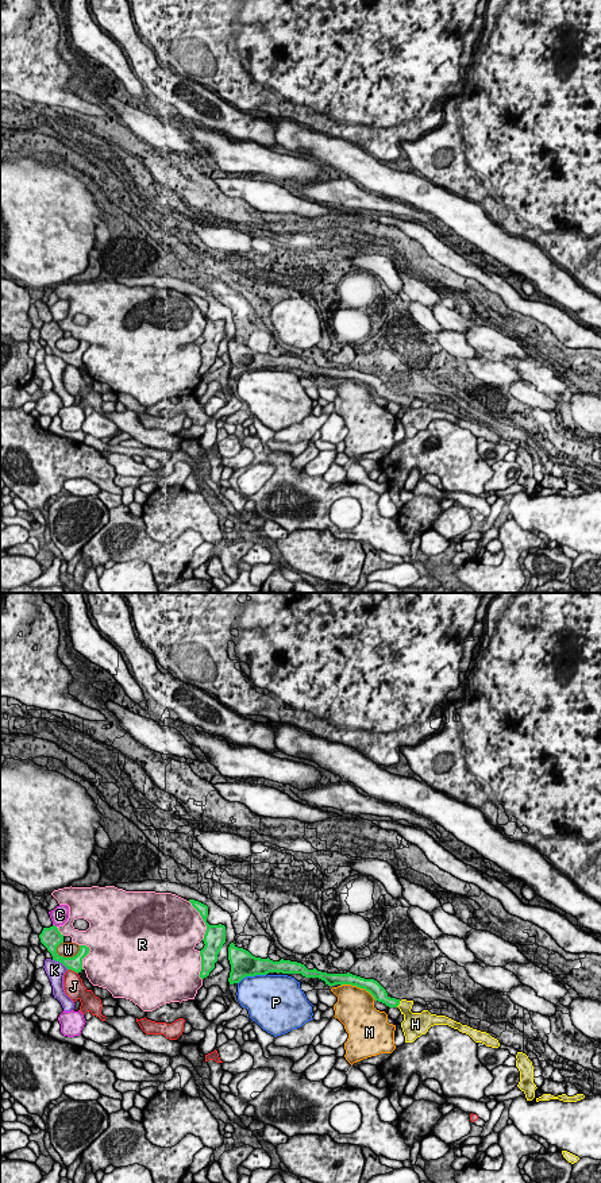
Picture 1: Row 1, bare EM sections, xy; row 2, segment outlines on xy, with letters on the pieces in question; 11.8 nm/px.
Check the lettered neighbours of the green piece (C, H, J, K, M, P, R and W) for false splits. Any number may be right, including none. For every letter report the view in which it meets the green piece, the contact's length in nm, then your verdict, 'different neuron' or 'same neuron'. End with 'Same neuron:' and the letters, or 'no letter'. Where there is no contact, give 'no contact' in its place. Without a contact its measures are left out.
C: xy | 60 nm | different neuron
H: xy | 100 nm | same neuron
J: xy | 140 nm | different neuron
K: xy | 220 nm | different neuron
M: xy | 460 nm | different neuron
P: xy | 380 nm | different neuron
R: xy | 500 nm | different neuron
W: xy | 320 nm | different neuron
Same neuron: H

